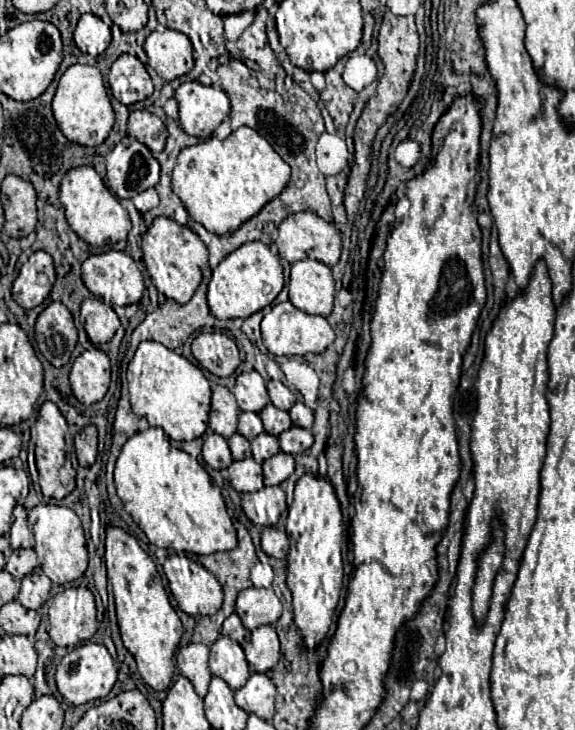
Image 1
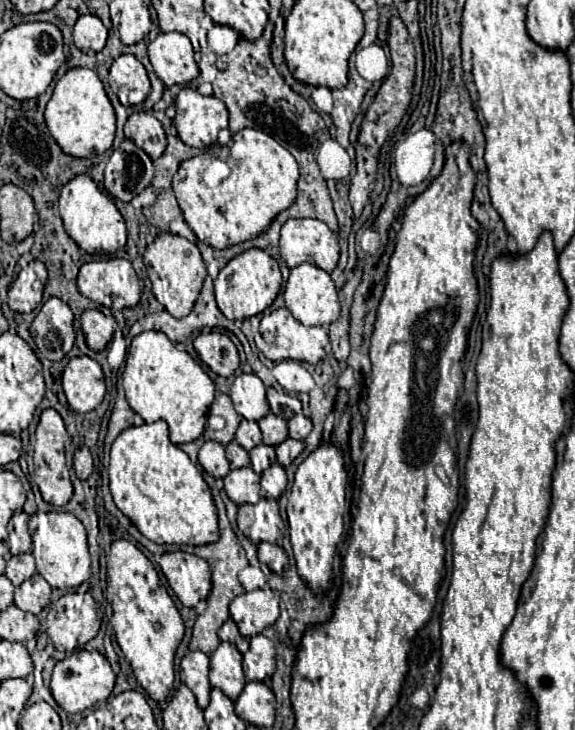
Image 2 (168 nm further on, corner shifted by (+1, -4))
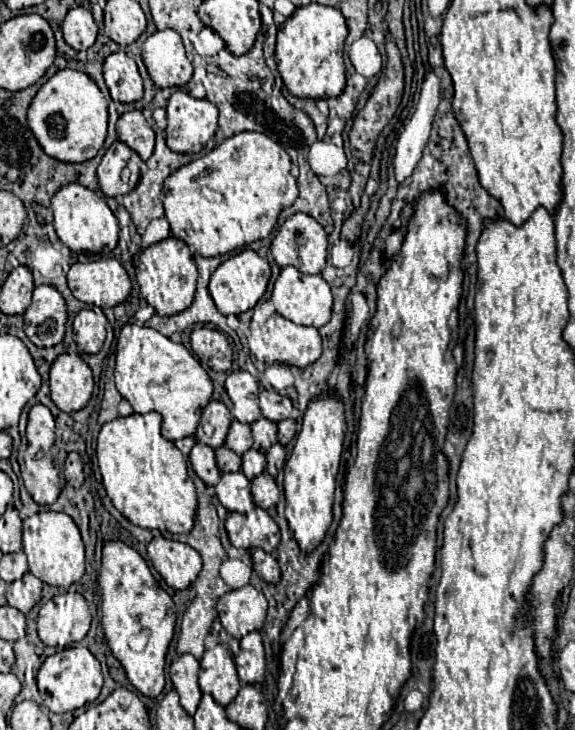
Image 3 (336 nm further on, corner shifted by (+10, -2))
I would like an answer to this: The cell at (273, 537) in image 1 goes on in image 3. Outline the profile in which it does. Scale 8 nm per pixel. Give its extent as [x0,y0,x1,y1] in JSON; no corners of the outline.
[252,548,280,584]

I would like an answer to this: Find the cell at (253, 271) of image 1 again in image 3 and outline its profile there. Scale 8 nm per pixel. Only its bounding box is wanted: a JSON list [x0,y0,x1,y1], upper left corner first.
[210,248,270,316]

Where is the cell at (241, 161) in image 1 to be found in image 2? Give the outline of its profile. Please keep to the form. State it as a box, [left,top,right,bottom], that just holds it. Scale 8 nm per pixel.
[173,128,299,250]

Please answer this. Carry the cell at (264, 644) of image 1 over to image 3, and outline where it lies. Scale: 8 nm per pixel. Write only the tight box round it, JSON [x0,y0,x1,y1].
[234,632,264,684]

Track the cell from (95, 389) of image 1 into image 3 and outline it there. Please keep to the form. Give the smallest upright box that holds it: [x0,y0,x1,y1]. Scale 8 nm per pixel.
[50,354,92,412]

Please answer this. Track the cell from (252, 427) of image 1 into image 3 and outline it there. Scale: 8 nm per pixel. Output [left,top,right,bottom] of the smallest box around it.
[226,420,252,454]

